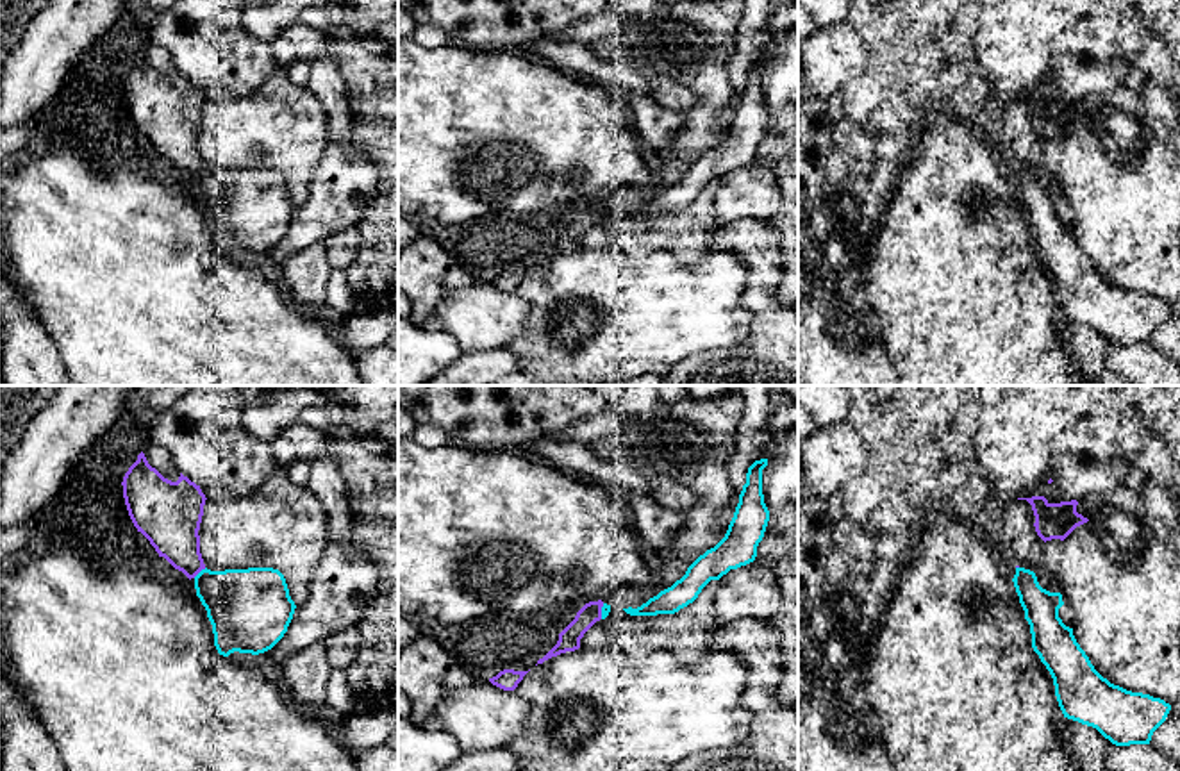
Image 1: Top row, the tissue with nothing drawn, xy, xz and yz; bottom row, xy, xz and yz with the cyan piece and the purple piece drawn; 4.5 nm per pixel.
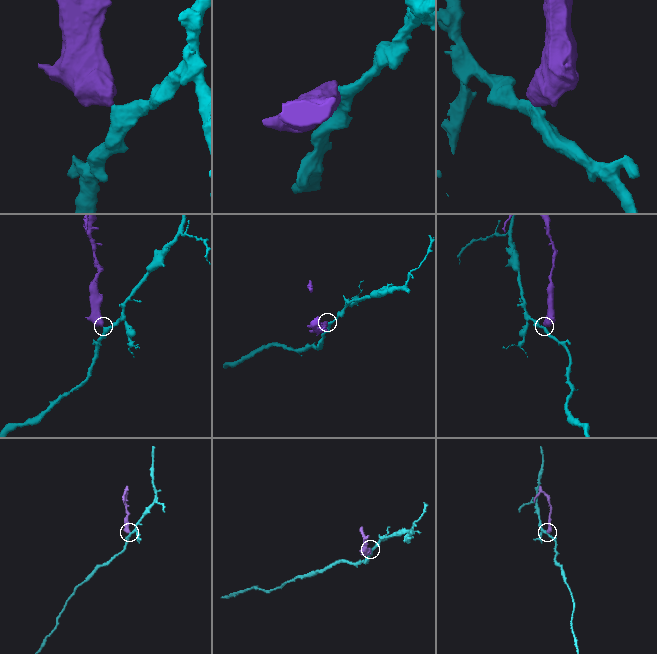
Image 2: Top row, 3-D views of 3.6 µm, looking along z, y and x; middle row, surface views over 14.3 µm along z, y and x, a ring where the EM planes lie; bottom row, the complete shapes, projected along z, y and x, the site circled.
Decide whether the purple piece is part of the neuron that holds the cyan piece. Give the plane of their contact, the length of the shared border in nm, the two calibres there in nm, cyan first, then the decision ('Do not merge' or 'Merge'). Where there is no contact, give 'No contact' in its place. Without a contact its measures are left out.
Touches cyan in xy. Shared border 80 nm. Thickness 340 nm (cyan) against 240 nm. Do not merge

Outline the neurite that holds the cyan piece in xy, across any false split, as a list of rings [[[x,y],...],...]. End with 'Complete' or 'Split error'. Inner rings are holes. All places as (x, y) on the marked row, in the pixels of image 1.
[[[205,568],[195,576],[195,589],[223,657],[271,650],[287,632],[296,609],[284,575],[273,568]]]. Complete

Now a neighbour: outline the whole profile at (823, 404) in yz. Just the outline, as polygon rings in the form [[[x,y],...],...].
[[[798,386],[798,405],[816,427],[846,418],[846,391],[843,386]]]

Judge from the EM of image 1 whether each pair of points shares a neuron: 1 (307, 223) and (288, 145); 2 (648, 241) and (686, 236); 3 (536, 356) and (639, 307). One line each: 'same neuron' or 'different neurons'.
1: different neurons
2: same neuron
3: same neuron

